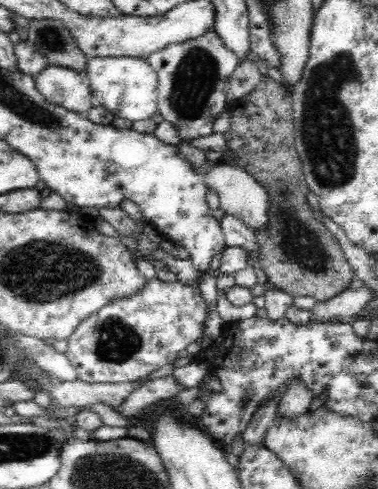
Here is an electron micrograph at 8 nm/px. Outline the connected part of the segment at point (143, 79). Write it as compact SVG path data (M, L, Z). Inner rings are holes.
M87 57L85 76L89 80L89 89L93 102L104 106L114 117L138 122L152 118L157 105L156 71L147 63L147 59L132 57Z

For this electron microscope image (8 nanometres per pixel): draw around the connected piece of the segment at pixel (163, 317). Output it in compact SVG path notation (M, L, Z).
M155 277L146 281L144 290L134 293L132 297L118 297L82 320L76 326L74 334L71 334L67 340L65 355L82 382L88 384L136 382L166 364L174 363L180 350L185 350L189 344L200 340L204 332L206 316L208 316L208 305L202 300L197 280L184 284L178 279L174 282L164 282Z

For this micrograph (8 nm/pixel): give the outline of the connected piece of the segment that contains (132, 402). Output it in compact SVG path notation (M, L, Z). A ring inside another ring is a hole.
M174 377L156 378L136 388L134 392L128 394L128 398L115 408L116 412L122 416L134 416L141 413L146 406L154 405L154 402L162 401L164 398L174 398L181 392L182 385Z

